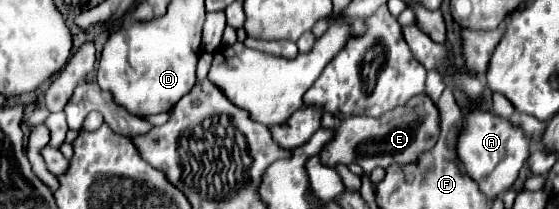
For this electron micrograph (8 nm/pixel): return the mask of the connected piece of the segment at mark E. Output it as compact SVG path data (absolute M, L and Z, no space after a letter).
M427 93L417 95L409 103L395 107L391 113L381 117L343 117L341 125L335 129L335 137L331 143L323 147L319 153L321 163L327 167L335 167L337 163L357 163L365 169L365 173L371 173L375 167L387 169L393 163L413 163L419 153L431 149L439 137L441 131L441 117L439 109L433 103L433 99Z

